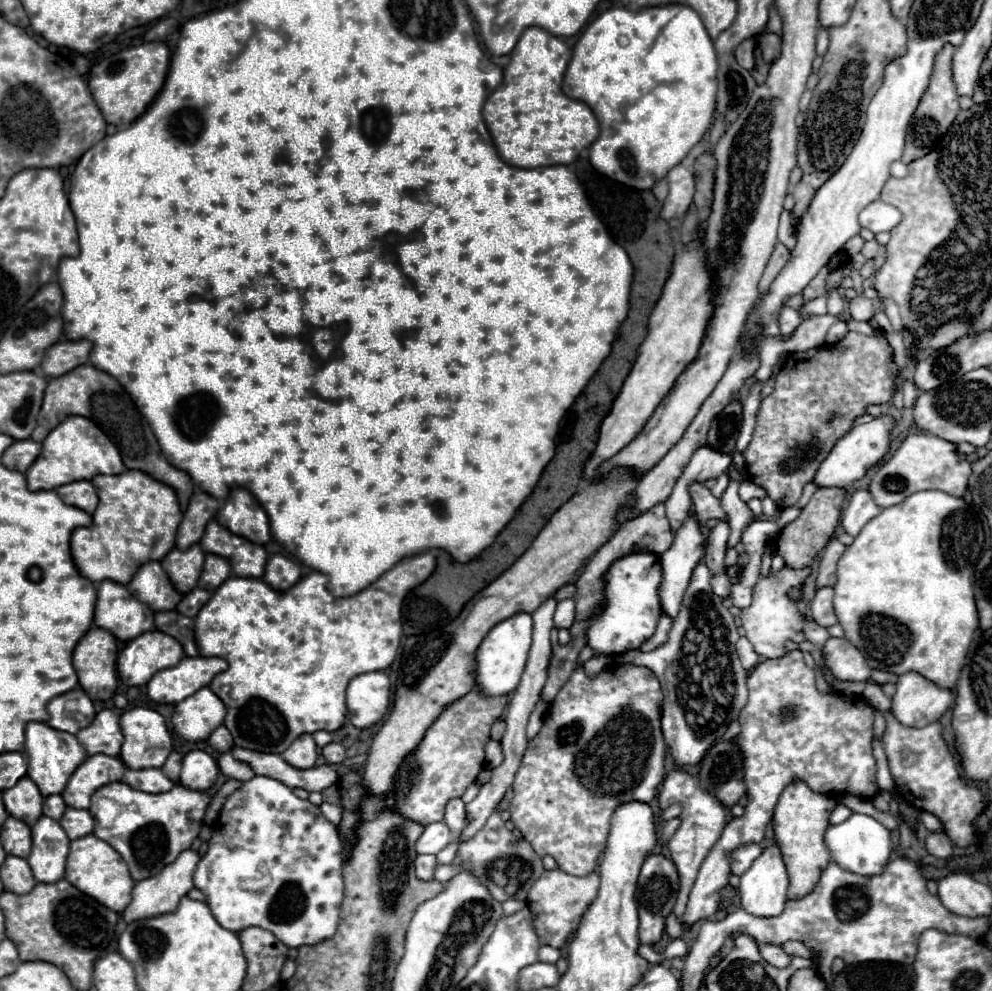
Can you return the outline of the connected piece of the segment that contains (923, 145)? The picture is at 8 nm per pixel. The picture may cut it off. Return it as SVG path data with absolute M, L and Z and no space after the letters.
M945 44L937 56L935 56L935 64L933 64L933 72L929 78L929 86L921 96L921 102L917 106L917 110L913 112L909 130L907 130L907 142L905 142L905 152L901 162L909 164L929 152L933 152L941 140L941 136L949 130L949 126L953 124L955 116L959 114L959 96L955 94L955 86L951 80L951 58L953 58L955 46Z

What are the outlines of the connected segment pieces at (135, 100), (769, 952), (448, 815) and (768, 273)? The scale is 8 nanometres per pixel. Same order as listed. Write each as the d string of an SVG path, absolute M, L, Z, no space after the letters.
M145 42L141 46L121 50L95 64L89 72L89 90L107 124L127 126L139 118L161 90L167 70L169 48L163 42Z
M763 944L763 946L759 946L759 954L761 954L761 958L763 958L765 962L769 962L769 964L773 964L773 966L777 966L777 968L787 966L789 960L791 960L791 958L783 952L783 948L773 946L773 944Z
M455 798L455 800L451 800L449 804L447 804L447 808L445 808L445 824L449 826L449 830L457 836L457 838L461 838L461 832L469 826L469 816L467 816L467 808L465 808L465 804L463 804L463 800L459 800L459 798Z
M779 242L779 244L775 246L775 252L771 254L771 260L769 260L767 268L765 268L765 274L763 274L761 282L759 282L761 294L767 290L767 284L771 284L771 280L773 280L773 278L775 278L775 276L781 272L783 264L787 262L787 256L789 256L789 250L787 250L787 246Z

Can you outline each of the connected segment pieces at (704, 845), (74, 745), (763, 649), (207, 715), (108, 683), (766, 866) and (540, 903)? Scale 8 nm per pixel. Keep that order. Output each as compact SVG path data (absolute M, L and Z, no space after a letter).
M679 768L667 774L667 778L663 780L661 790L659 790L659 806L661 808L667 808L673 802L679 802L683 806L681 826L673 834L673 838L669 840L671 860L675 860L675 866L679 868L679 876L681 876L679 896L677 896L677 904L675 904L675 916L681 918L685 914L689 892L695 884L699 866L701 866L703 858L707 856L707 852L713 848L713 844L719 840L719 836L725 828L725 812L727 810L725 810L723 804L719 804L719 800L715 800L711 794L707 794L699 788L699 780L695 776L691 776L689 772L683 772Z
M29 722L25 728L25 752L29 756L29 772L31 780L37 784L41 794L47 798L51 794L61 794L67 780L75 772L75 768L87 758L85 748L79 744L79 740L69 734L51 728L45 722Z
M783 568L777 576L767 576L761 578L755 586L753 592L753 604L745 610L741 610L741 620L743 620L743 628L745 628L745 636L755 644L755 650L765 656L765 658L779 658L785 654L783 650L783 642L787 638L791 638L793 642L803 642L803 624L801 624L801 616L795 608L795 600L791 600L787 596L789 588L795 584L803 584L807 580L807 576L811 574L809 568L803 570L791 570L791 568Z
M201 688L193 696L181 700L173 712L175 730L189 742L205 740L219 724L223 724L225 706L211 688Z
M91 628L73 652L73 666L81 688L91 700L111 700L117 690L117 640L101 628Z
M769 846L763 850L763 854L755 860L755 864L741 876L739 884L739 898L741 898L741 908L753 916L759 918L775 918L783 912L785 902L787 902L787 870L781 860L781 852L777 846Z
M559 868L545 870L543 876L533 884L533 888L527 896L527 906L533 914L533 924L535 924L541 944L561 948L565 944L565 940L569 938L569 934L575 932L575 928L579 926L583 912L587 910L591 900L597 896L597 888L599 888L599 876L595 872L579 878L579 876L567 874Z

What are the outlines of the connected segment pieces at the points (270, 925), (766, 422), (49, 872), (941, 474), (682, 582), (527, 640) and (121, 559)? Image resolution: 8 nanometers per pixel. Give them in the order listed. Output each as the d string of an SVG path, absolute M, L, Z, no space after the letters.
M253 776L251 780L243 782L241 788L237 788L223 804L221 808L221 816L217 820L217 826L213 830L213 836L209 840L209 850L207 854L199 860L197 868L195 868L195 874L193 874L193 884L195 888L199 888L203 894L205 894L205 900L207 900L207 906L211 908L215 920L231 930L231 932L241 932L249 926L259 926L263 930L269 930L273 932L283 944L287 944L289 948L299 948L303 944L317 944L317 942L323 942L327 938L331 938L335 934L335 928L337 928L337 918L339 918L339 906L341 906L341 898L343 898L343 874L341 874L341 868L343 868L343 862L341 862L341 852L343 852L343 844L339 840L339 832L337 832L337 826L327 822L319 808L315 804L311 804L309 800L301 800L297 798L291 788L287 788L283 782L279 780L273 780L269 776Z
M847 332L843 338L847 344L847 352L827 352L827 348L815 348L805 354L793 354L777 374L775 390L769 394L757 412L757 424L753 430L753 438L745 448L745 464L749 478L763 486L771 500L777 502L779 508L791 506L799 500L801 490L807 482L811 482L817 474L817 468L827 458L831 448L839 438L843 438L857 416L865 414L869 404L885 404L891 400L895 392L897 366L893 362L893 348L883 336L863 336L859 332Z
M41 816L33 830L33 850L27 858L37 882L57 882L65 876L69 838L57 820Z
M917 432L907 436L899 450L883 466L879 466L879 470L871 478L869 492L875 504L881 508L895 506L919 490L943 490L951 496L963 496L971 472L971 462L957 450L955 444L927 432Z
M691 510L691 514L681 524L681 528L675 532L673 546L663 556L659 556L659 562L661 562L661 568L663 568L663 584L659 588L659 596L661 596L663 612L669 614L671 618L677 616L677 612L681 608L683 594L685 594L685 590L689 586L689 580L691 580L691 572L701 562L703 554L705 554L705 534L701 532L701 522L697 520L695 512Z
M519 612L503 622L499 622L481 642L477 650L477 678L475 682L483 688L485 694L489 696L499 696L499 694L511 694L525 670L527 664L527 654L531 648L531 634L533 634L533 618L527 612Z
M125 470L117 476L99 474L93 478L99 494L99 506L89 528L77 528L71 534L71 554L81 576L91 582L111 580L129 584L135 572L153 560L161 560L175 544L181 510L175 492L145 472Z

